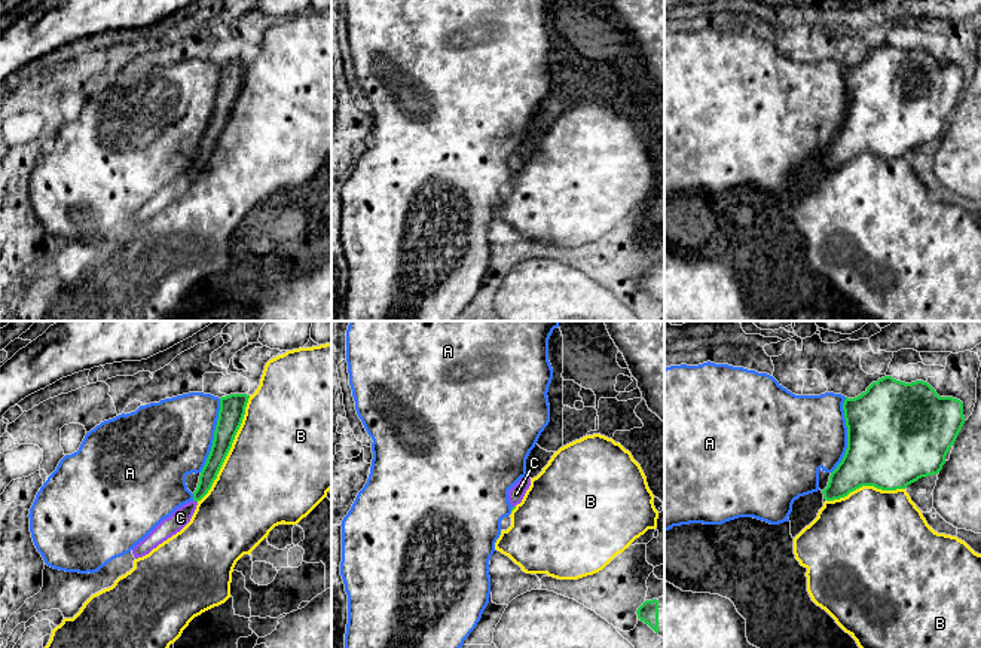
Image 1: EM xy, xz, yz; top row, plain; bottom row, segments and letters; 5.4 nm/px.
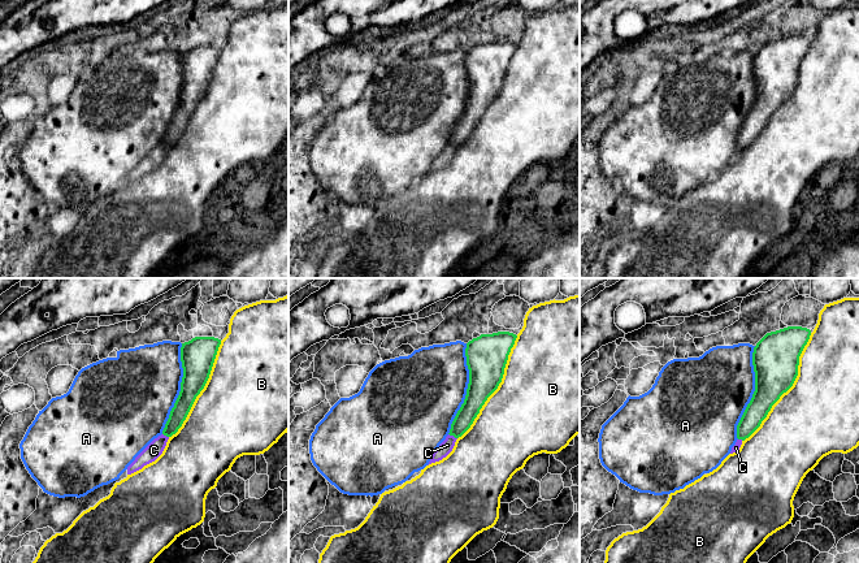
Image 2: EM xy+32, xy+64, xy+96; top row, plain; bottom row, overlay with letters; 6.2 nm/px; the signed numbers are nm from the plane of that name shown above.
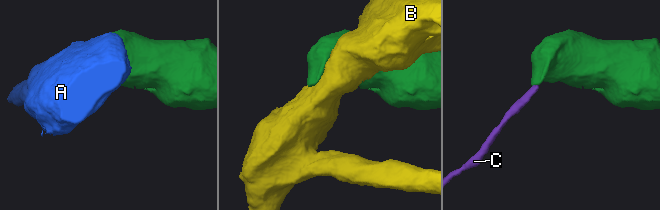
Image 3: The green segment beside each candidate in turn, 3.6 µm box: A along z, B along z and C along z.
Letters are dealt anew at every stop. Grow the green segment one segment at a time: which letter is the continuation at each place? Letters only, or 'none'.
none

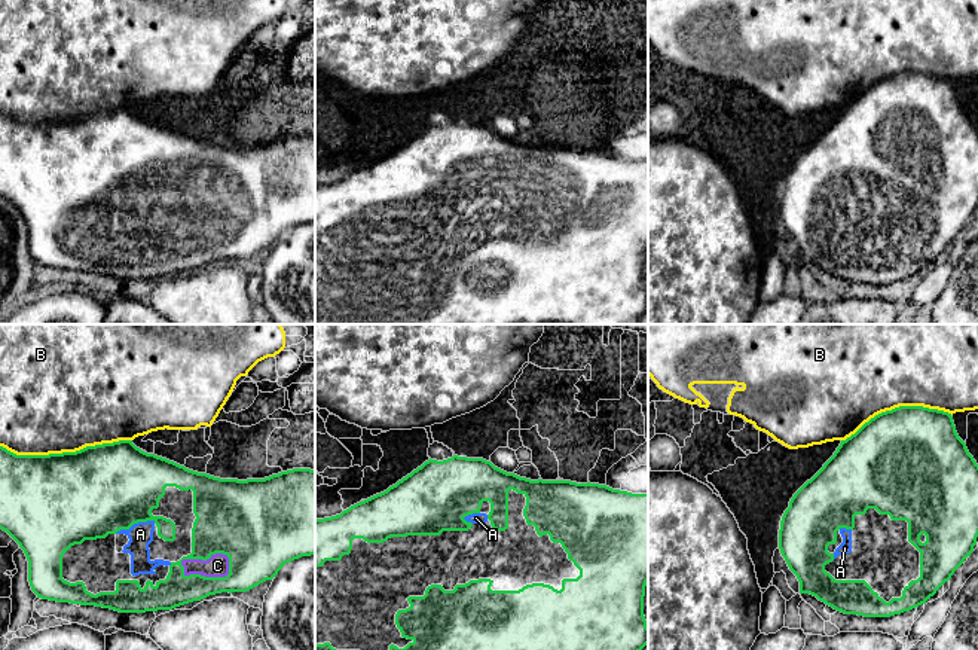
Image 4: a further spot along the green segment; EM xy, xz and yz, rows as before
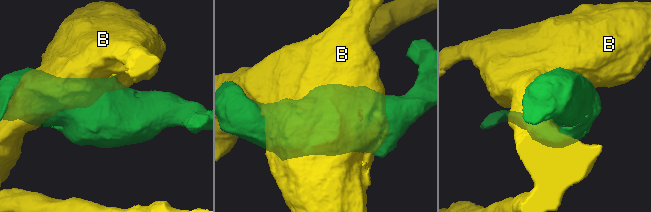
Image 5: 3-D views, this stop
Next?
A, C

